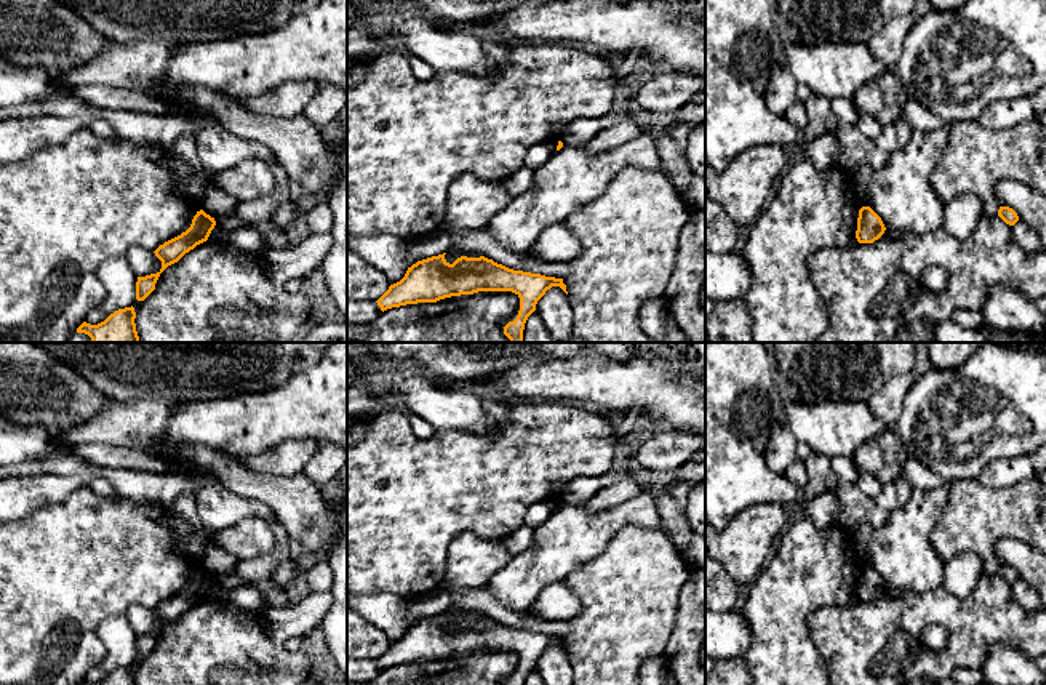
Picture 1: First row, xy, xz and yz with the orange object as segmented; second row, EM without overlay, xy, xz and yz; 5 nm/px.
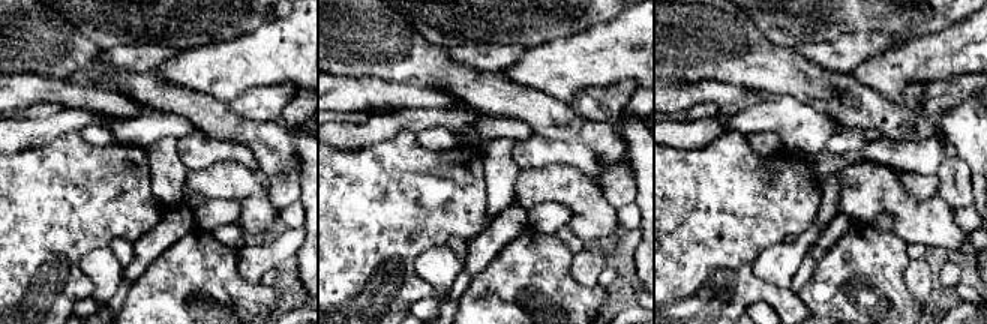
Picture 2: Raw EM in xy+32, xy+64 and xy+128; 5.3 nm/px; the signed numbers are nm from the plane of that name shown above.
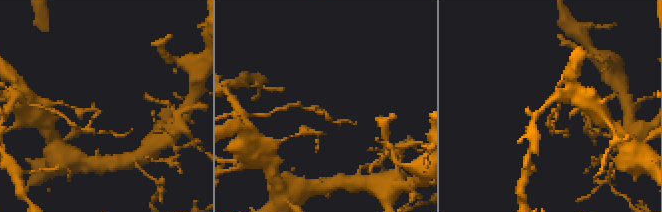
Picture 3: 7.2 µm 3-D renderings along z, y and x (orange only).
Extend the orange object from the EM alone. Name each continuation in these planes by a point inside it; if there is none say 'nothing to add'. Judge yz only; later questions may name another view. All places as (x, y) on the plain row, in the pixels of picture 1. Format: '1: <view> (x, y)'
nothing to add

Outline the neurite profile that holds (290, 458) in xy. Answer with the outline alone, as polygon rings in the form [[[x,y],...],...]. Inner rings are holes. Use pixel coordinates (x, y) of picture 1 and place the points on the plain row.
[[[288,440],[262,455],[240,458],[242,463],[253,471],[272,475],[304,474],[310,458],[318,451],[320,445],[310,440]]]

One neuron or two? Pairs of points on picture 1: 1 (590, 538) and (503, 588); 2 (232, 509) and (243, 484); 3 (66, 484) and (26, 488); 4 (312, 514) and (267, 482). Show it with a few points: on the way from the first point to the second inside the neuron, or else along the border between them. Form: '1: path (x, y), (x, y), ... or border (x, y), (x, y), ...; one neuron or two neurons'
1: path (568, 538), (525, 576); one neuron
2: border (211, 477), (239, 495), (263, 501), (272, 512); two neurons
3: path (56, 488), (35, 488); one neuron
4: path (301, 506), (279, 492); one neuron

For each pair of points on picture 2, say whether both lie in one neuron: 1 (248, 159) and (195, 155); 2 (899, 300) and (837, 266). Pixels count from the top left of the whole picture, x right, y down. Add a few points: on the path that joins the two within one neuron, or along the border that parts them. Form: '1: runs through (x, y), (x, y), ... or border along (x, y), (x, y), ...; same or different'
1: runs through (234, 152), (209, 152); same
2: runs through (884, 290), (867, 273), (852, 270); same

